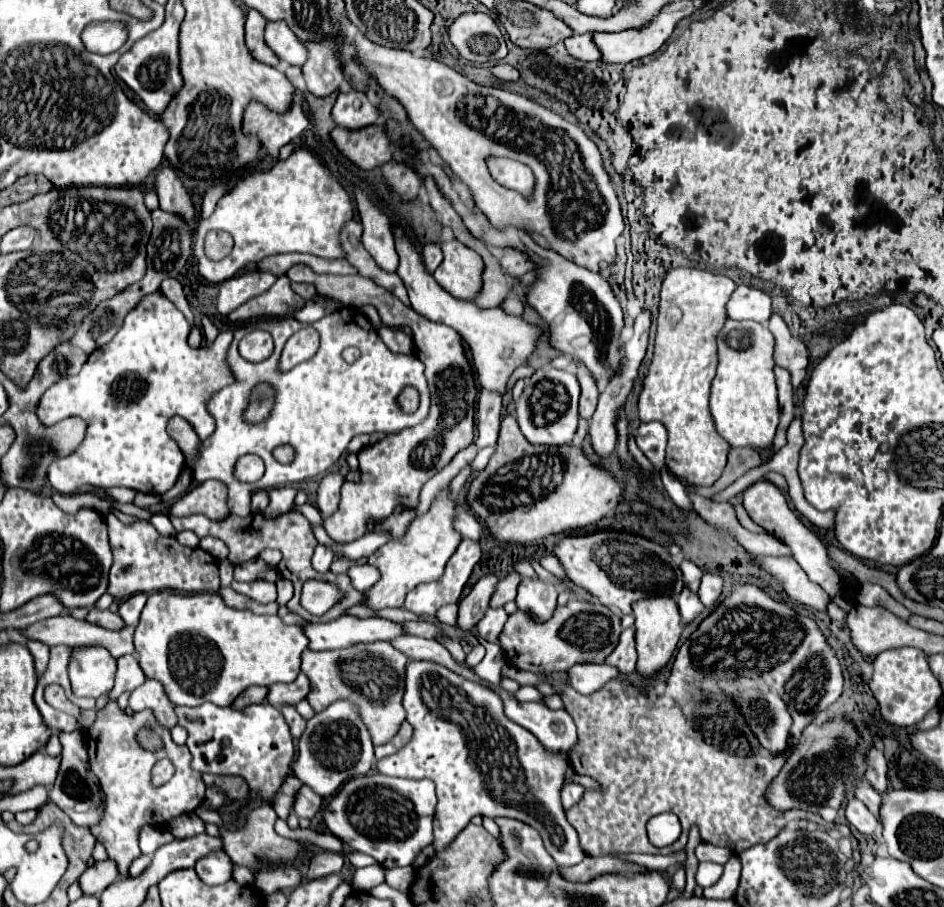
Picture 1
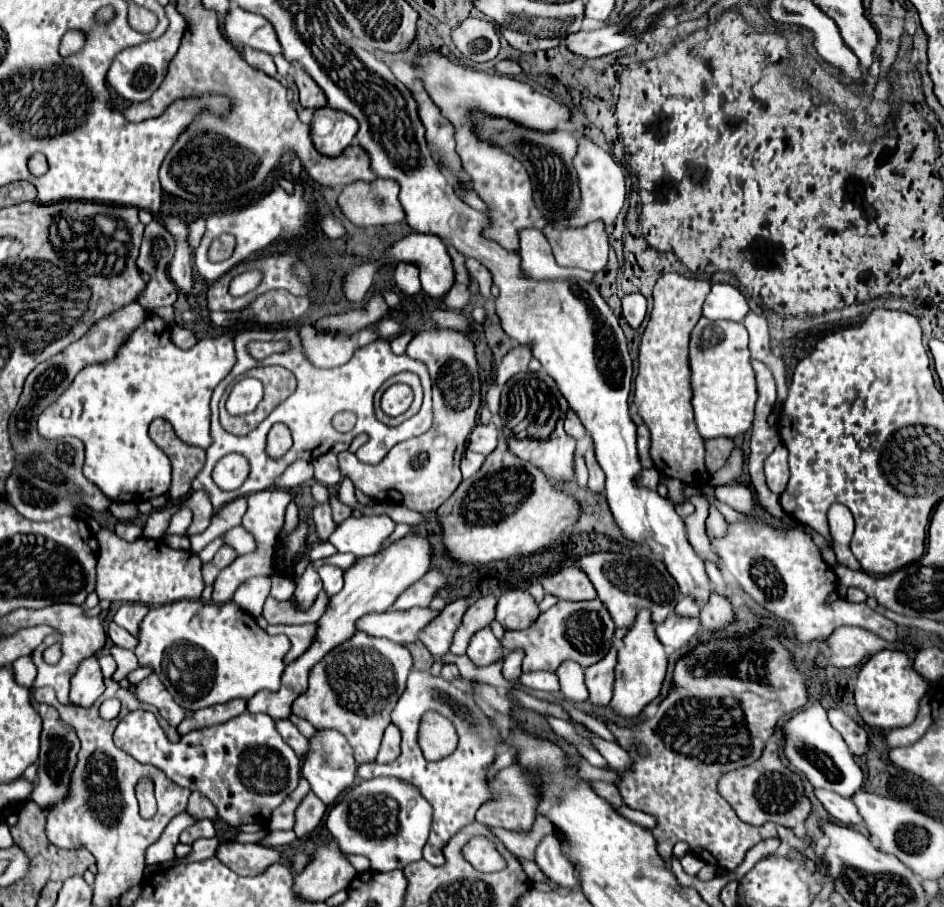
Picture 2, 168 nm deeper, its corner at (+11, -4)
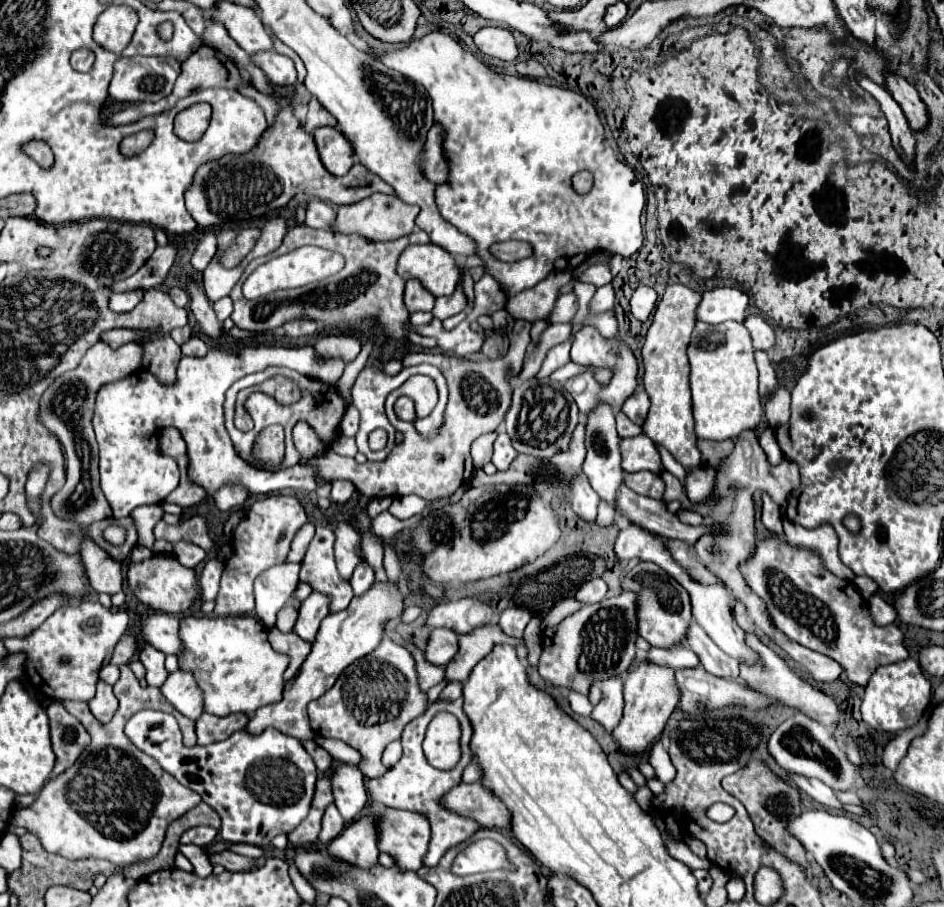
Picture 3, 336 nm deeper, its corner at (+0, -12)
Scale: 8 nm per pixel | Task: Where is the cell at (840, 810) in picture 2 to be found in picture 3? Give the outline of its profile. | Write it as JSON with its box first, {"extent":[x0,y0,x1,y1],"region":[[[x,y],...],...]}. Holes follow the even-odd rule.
{"extent":[786,772,842,808],"region":[[[786,772],[790,782],[794,782],[802,792],[806,792],[810,798],[814,798],[816,802],[828,806],[828,808],[842,808],[842,804],[838,802],[836,794],[832,788],[828,788],[824,782],[816,780],[816,778],[804,778],[804,776],[798,776],[798,774],[792,774],[792,772]]]}

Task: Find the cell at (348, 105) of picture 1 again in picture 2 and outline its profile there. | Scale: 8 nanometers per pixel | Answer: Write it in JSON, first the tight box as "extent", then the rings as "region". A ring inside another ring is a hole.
{"extent":[311,106,359,156],"region":[[[323,106],[323,108],[315,110],[311,138],[313,138],[315,148],[321,154],[337,156],[337,154],[341,154],[343,148],[347,148],[353,142],[357,130],[359,130],[359,122],[351,114],[345,114],[343,110],[333,110],[331,106]],[[317,120],[327,120],[329,130],[325,130],[325,132],[315,130]]]}

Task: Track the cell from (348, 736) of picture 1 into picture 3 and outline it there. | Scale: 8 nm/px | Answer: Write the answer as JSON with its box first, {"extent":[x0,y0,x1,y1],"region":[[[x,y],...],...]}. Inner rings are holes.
{"extent":[332,764,368,822],"region":[[[340,764],[332,776],[334,804],[338,806],[344,820],[354,822],[366,808],[368,794],[364,786],[364,776],[354,764]]]}

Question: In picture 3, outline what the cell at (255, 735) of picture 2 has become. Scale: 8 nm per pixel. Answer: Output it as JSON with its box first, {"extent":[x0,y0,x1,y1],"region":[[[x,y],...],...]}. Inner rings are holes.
{"extent":[126,710,318,848],"region":[[[140,710],[128,720],[126,736],[140,750],[158,760],[180,784],[198,792],[202,800],[220,814],[220,836],[226,842],[246,842],[258,848],[268,848],[274,836],[290,834],[308,816],[318,778],[316,764],[296,738],[274,728],[266,728],[258,736],[240,730],[228,740],[186,748],[172,714]]]}

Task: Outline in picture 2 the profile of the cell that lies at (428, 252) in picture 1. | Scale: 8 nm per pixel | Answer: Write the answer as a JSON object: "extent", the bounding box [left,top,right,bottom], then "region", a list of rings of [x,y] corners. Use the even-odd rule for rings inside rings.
{"extent":[395,262,421,296],"region":[[[399,262],[395,266],[395,282],[401,288],[401,292],[405,292],[409,296],[413,296],[421,290],[419,270],[415,264],[409,264],[409,262]]]}

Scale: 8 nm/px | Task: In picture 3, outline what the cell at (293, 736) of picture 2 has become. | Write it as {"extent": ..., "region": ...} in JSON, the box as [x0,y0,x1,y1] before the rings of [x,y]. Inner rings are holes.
{"extent":[302,740,332,774],"region":[[[314,740],[302,742],[302,744],[304,744],[304,748],[308,750],[308,754],[314,758],[314,762],[316,762],[316,766],[318,766],[318,770],[320,770],[322,774],[332,768],[332,756],[330,756],[324,748],[320,748]]]}

